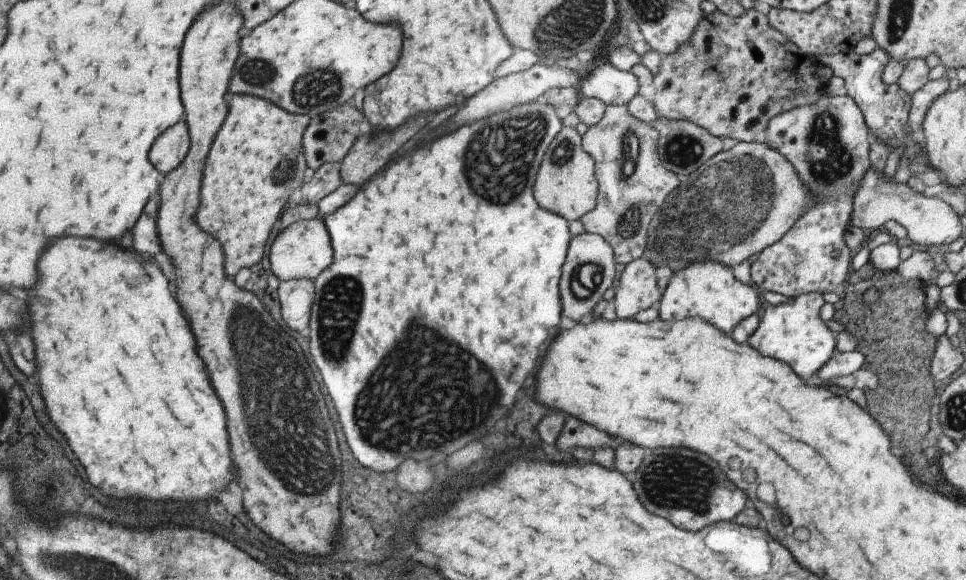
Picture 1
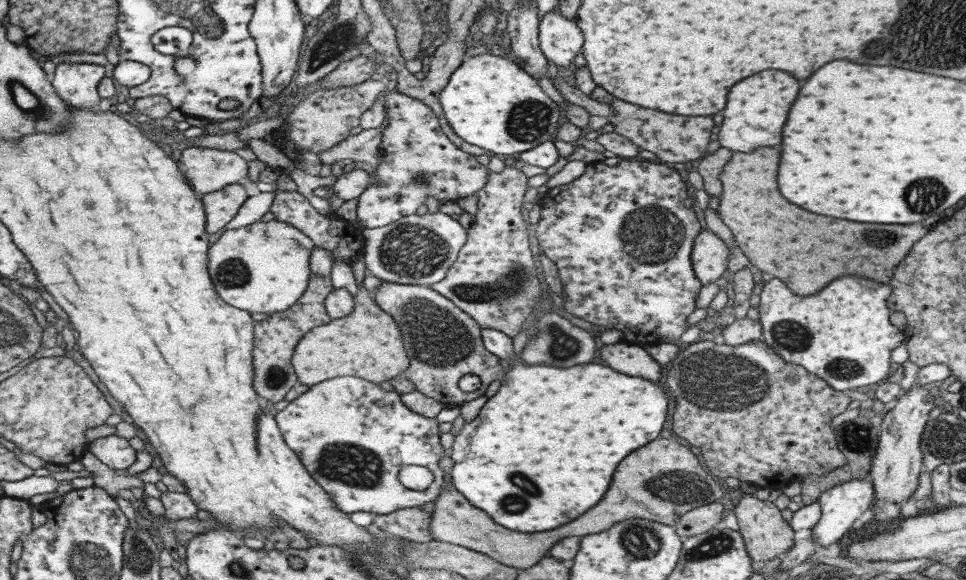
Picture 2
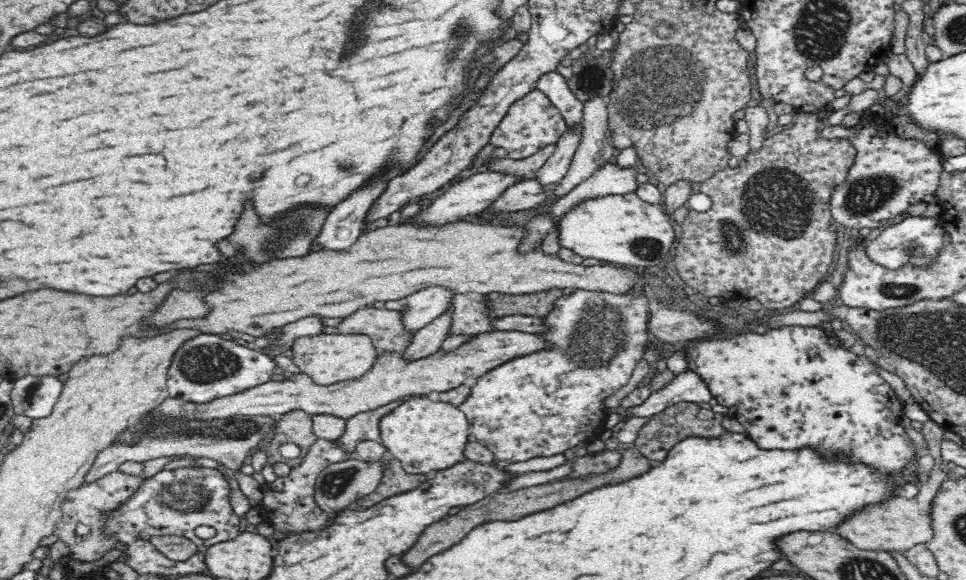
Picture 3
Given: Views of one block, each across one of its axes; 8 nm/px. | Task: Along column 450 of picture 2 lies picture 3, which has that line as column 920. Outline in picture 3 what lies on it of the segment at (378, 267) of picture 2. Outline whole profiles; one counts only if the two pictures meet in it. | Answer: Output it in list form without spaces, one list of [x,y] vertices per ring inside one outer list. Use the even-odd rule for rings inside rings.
[[[921,216],[907,217],[898,224],[887,224],[887,228],[876,236],[868,247],[864,248],[867,257],[874,264],[890,270],[898,270],[906,264],[911,266],[928,266],[935,261],[937,252],[944,246],[950,246],[950,239],[944,233],[945,226],[940,225],[939,219],[922,218]]]

